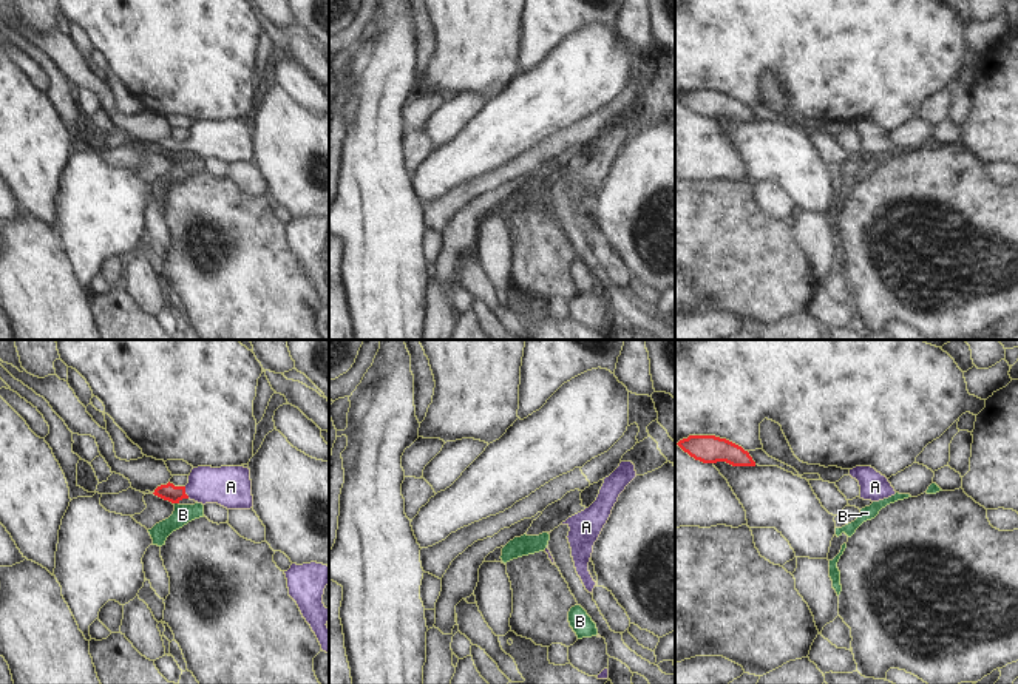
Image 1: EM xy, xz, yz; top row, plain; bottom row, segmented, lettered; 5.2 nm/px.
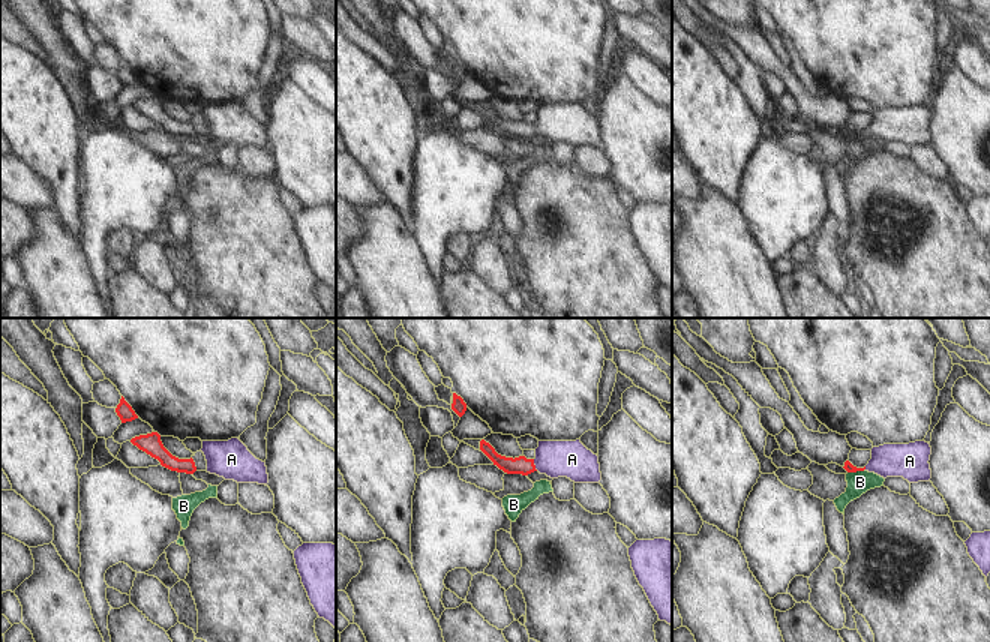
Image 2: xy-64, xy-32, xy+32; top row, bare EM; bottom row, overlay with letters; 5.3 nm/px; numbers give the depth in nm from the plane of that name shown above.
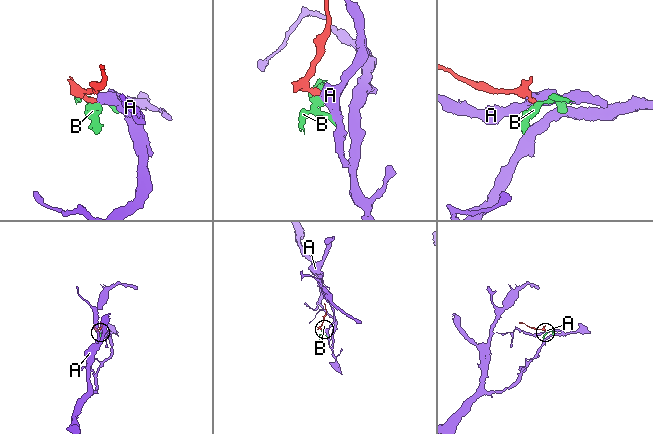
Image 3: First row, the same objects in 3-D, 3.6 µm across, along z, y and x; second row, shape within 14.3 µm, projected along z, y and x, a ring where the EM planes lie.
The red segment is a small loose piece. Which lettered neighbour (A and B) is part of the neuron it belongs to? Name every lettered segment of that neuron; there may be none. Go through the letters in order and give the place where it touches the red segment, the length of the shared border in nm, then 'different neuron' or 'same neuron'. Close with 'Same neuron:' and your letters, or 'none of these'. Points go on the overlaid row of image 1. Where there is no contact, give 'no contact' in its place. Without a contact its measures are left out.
A: xy (184, 493) | 70 nm | same neuron
B: xy (176, 502) | 30 nm | different neuron
Same neuron: A

